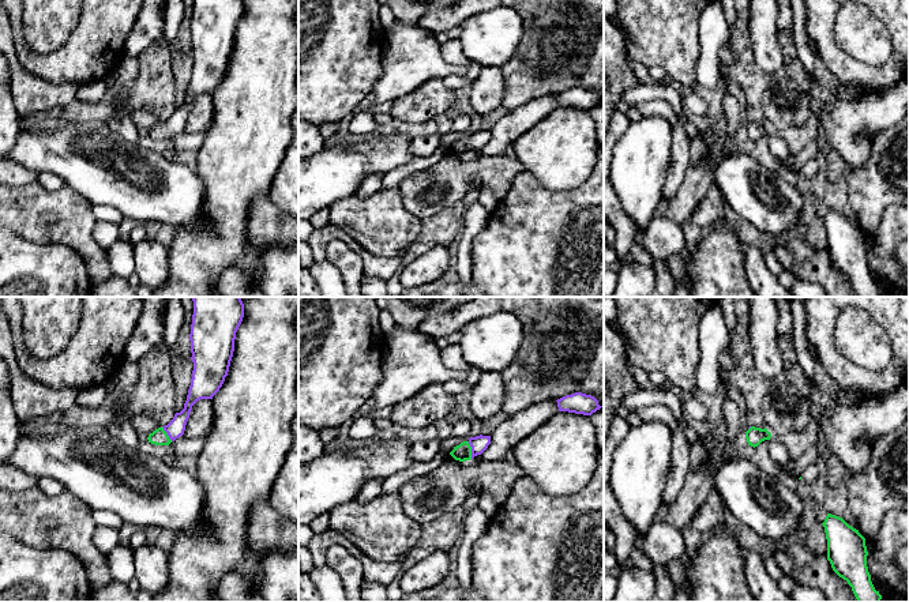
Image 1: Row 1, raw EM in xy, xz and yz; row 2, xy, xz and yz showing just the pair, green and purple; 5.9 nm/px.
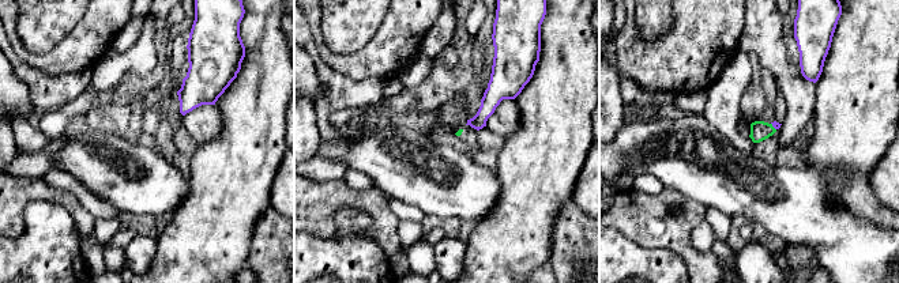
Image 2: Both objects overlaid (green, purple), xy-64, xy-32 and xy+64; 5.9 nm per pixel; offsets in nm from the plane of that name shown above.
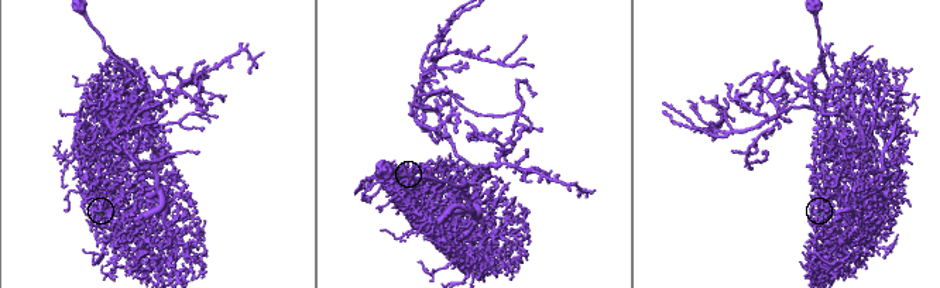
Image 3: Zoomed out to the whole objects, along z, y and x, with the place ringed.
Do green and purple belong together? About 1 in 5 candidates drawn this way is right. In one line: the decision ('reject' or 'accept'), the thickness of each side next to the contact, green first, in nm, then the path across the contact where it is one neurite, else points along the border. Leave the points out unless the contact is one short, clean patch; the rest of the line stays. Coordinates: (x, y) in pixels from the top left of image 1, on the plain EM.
accept; 100 nm thick on the green side, 100 nm on the other; runs through xz (461, 147), (470, 145), (479, 139)

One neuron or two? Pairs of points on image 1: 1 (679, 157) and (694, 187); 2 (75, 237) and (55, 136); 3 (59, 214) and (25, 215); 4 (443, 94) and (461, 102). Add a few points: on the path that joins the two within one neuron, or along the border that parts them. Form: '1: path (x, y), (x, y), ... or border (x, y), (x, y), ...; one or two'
1: border (690, 140), (690, 169), (679, 191), (669, 199); two
2: border (67, 187), (79, 192), (91, 203); two
3: path (51, 215), (33, 215); one
4: border (455, 89), (455, 101), (435, 119); two

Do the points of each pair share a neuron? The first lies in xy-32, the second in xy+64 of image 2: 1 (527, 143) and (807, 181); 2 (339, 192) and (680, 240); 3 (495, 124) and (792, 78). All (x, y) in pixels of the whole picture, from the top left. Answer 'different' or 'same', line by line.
1: different
2: same
3: same

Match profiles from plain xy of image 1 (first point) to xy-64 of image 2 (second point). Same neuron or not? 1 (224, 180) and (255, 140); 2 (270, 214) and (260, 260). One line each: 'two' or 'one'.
1: one
2: one

